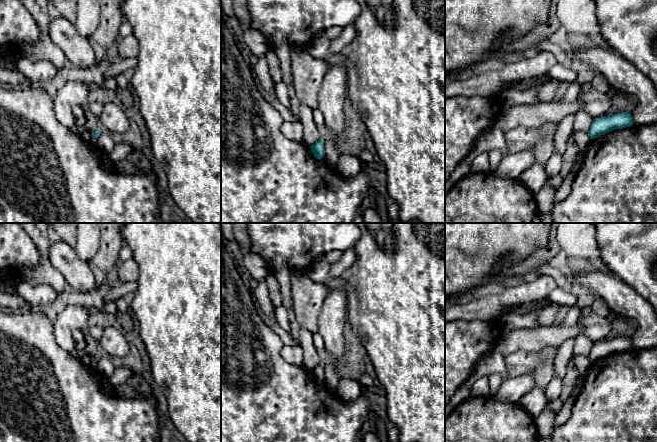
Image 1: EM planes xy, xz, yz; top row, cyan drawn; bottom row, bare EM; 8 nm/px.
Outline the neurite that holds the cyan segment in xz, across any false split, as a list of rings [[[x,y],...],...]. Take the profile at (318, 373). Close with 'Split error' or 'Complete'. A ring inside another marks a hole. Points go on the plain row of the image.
[[[323,364],[316,366],[310,370],[311,375],[316,383],[321,383],[325,380],[325,372]]]. Complete

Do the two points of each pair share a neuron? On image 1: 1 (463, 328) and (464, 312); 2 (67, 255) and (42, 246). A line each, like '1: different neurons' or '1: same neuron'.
1: different neurons
2: different neurons

